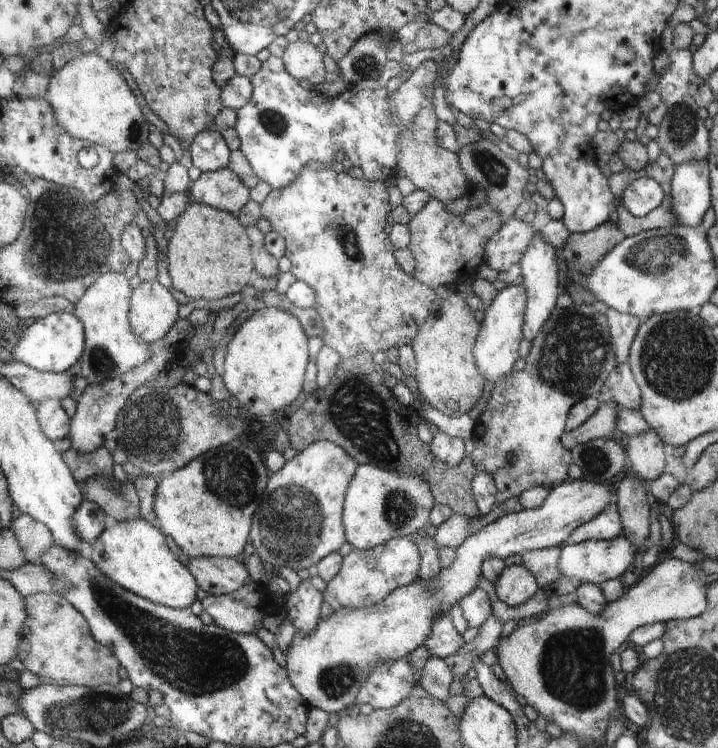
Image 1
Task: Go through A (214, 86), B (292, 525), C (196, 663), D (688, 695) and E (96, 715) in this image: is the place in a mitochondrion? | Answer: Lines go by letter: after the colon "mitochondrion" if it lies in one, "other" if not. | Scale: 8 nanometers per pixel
A: other
B: mitochondrion
C: mitochondrion
D: mitochondrion
E: mitochondrion

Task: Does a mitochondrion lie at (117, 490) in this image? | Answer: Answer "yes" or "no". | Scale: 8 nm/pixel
yes

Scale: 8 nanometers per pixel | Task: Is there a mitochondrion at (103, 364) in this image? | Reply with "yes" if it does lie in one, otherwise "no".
yes

